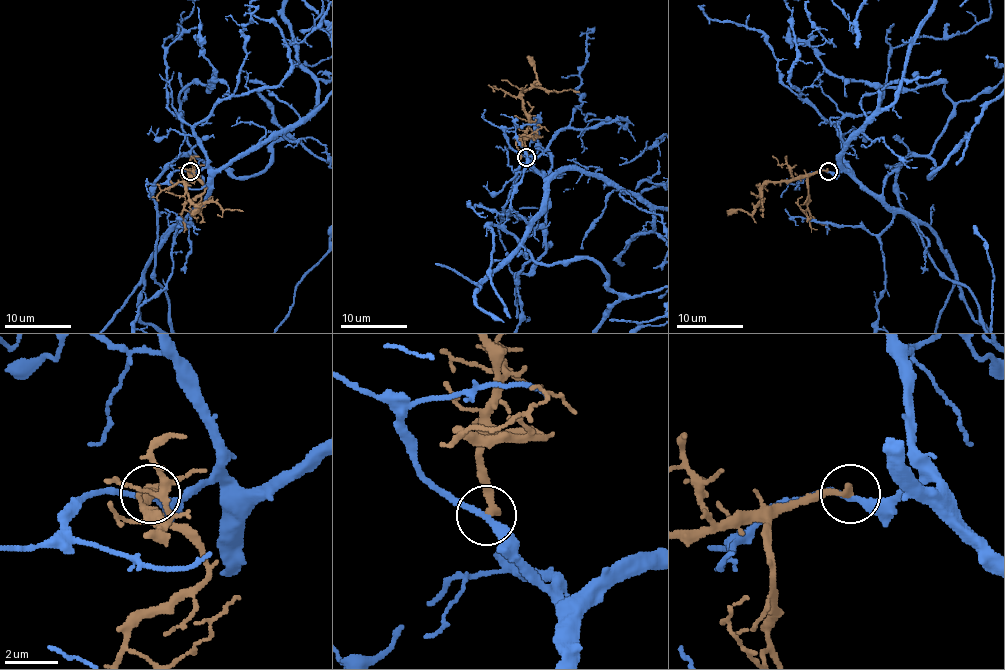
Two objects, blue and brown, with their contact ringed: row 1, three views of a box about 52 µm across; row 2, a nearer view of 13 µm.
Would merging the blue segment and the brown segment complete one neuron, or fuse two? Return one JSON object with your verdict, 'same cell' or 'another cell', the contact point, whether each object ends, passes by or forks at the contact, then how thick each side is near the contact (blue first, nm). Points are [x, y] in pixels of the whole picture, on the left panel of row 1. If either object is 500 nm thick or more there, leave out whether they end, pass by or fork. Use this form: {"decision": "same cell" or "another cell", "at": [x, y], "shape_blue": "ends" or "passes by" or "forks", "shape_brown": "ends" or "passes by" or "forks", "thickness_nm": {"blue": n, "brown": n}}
{"decision": "another cell", "at": [190, 171], "shape_blue": "passes by", "shape_brown": "ends", "thickness_nm": {"blue": 240, "brown": 360}}

